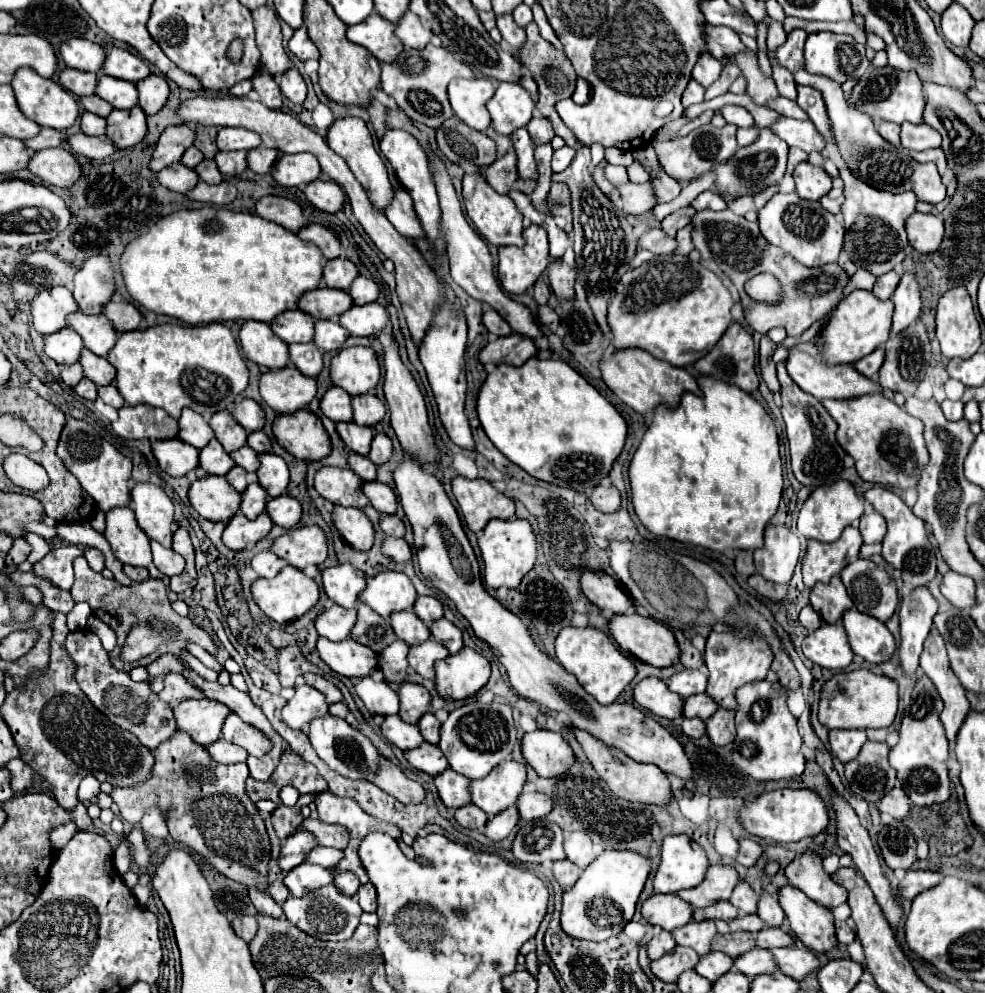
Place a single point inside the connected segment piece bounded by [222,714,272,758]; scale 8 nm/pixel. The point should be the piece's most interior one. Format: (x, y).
(236, 731)

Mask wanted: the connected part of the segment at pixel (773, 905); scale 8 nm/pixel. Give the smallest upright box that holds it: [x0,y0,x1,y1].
[758,894,784,926]

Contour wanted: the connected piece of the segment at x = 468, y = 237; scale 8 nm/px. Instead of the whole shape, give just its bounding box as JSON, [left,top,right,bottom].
[428,152,542,338]

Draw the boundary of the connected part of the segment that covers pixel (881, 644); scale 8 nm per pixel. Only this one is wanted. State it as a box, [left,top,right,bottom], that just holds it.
[842,608,896,664]

